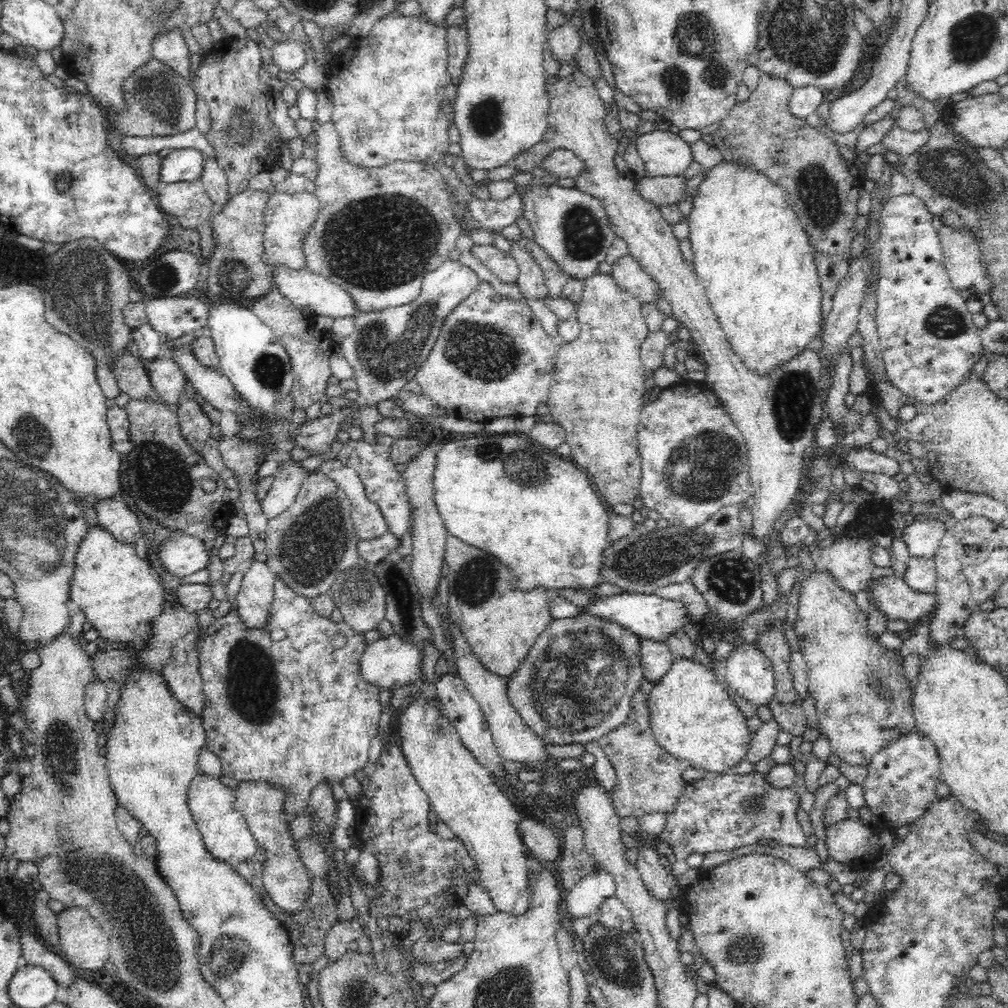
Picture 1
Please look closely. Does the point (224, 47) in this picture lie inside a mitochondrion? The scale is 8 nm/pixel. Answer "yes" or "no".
no

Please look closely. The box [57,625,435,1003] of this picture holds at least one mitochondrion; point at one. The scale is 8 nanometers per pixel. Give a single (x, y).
(154, 960)

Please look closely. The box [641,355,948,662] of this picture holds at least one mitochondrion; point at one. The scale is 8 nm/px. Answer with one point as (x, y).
(704, 469)

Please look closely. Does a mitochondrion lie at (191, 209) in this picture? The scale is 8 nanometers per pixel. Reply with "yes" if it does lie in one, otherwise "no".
yes

